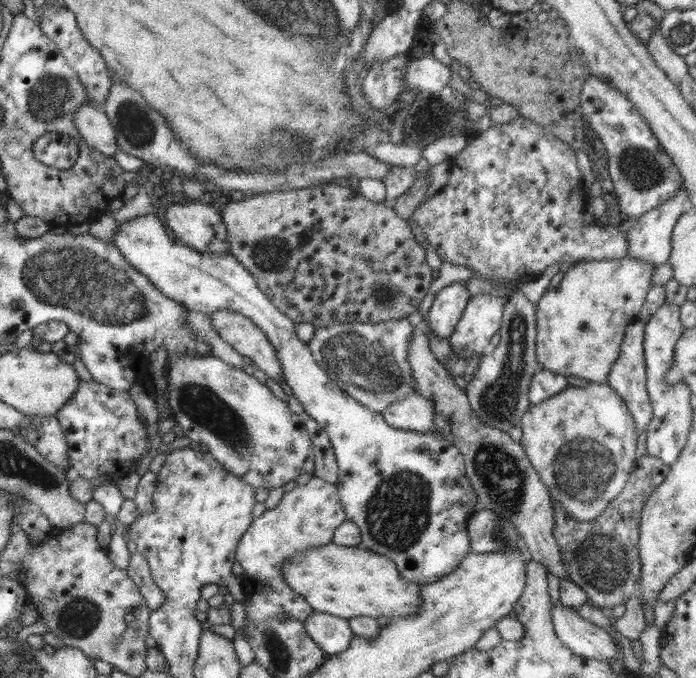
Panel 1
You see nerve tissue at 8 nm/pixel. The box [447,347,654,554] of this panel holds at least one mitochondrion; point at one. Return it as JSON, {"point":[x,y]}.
{"point":[585,467]}

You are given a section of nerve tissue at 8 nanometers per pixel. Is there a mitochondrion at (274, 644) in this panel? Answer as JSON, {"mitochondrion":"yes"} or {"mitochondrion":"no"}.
{"mitochondrion":"yes"}

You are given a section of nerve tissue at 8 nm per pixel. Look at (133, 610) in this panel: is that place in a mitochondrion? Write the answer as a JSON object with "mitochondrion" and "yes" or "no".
{"mitochondrion":"no"}

